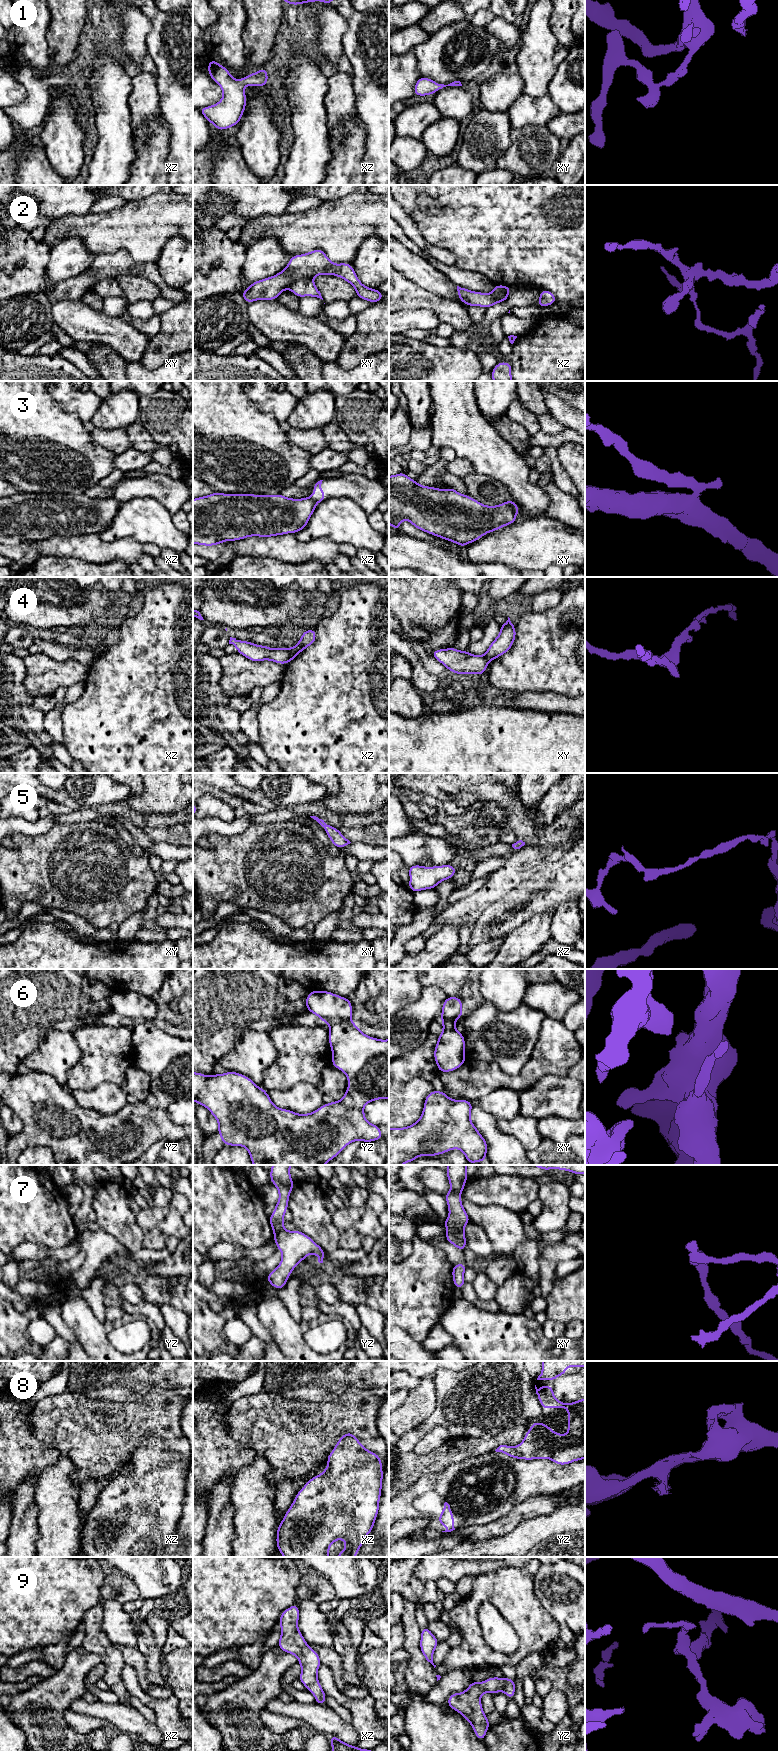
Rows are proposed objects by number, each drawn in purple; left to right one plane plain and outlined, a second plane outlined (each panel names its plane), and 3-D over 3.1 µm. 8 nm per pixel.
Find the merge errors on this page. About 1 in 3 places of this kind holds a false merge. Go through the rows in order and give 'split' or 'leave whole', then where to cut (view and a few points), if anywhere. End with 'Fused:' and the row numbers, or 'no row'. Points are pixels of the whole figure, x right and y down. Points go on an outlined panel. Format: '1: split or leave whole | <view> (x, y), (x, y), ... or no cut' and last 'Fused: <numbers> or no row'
1: leave whole | no cut
2: split | xy (311, 278), (299, 278), (288, 288)
3: split | xy (507, 501), (515, 512)
4: split | xz (289, 649), (289, 659), (287, 661)
5: leave whole | no cut
6: leave whole | no cut
7: split | xy (448, 1229), (462, 1231)
8: split | xz (332, 1479), (318, 1478), (297, 1495)
9: leave whole | no cut
Fused: 2, 3, 4, 7, 8

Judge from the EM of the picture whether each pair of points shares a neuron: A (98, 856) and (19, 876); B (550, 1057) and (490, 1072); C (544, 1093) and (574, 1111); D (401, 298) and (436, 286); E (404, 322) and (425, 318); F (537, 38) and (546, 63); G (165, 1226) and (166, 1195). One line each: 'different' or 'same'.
A: same
B: same
C: same
D: different
E: same
F: same
G: different

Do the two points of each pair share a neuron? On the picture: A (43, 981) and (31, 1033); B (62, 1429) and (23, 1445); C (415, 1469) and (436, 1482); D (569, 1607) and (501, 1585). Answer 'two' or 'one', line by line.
A: one
B: two
C: two
D: two

